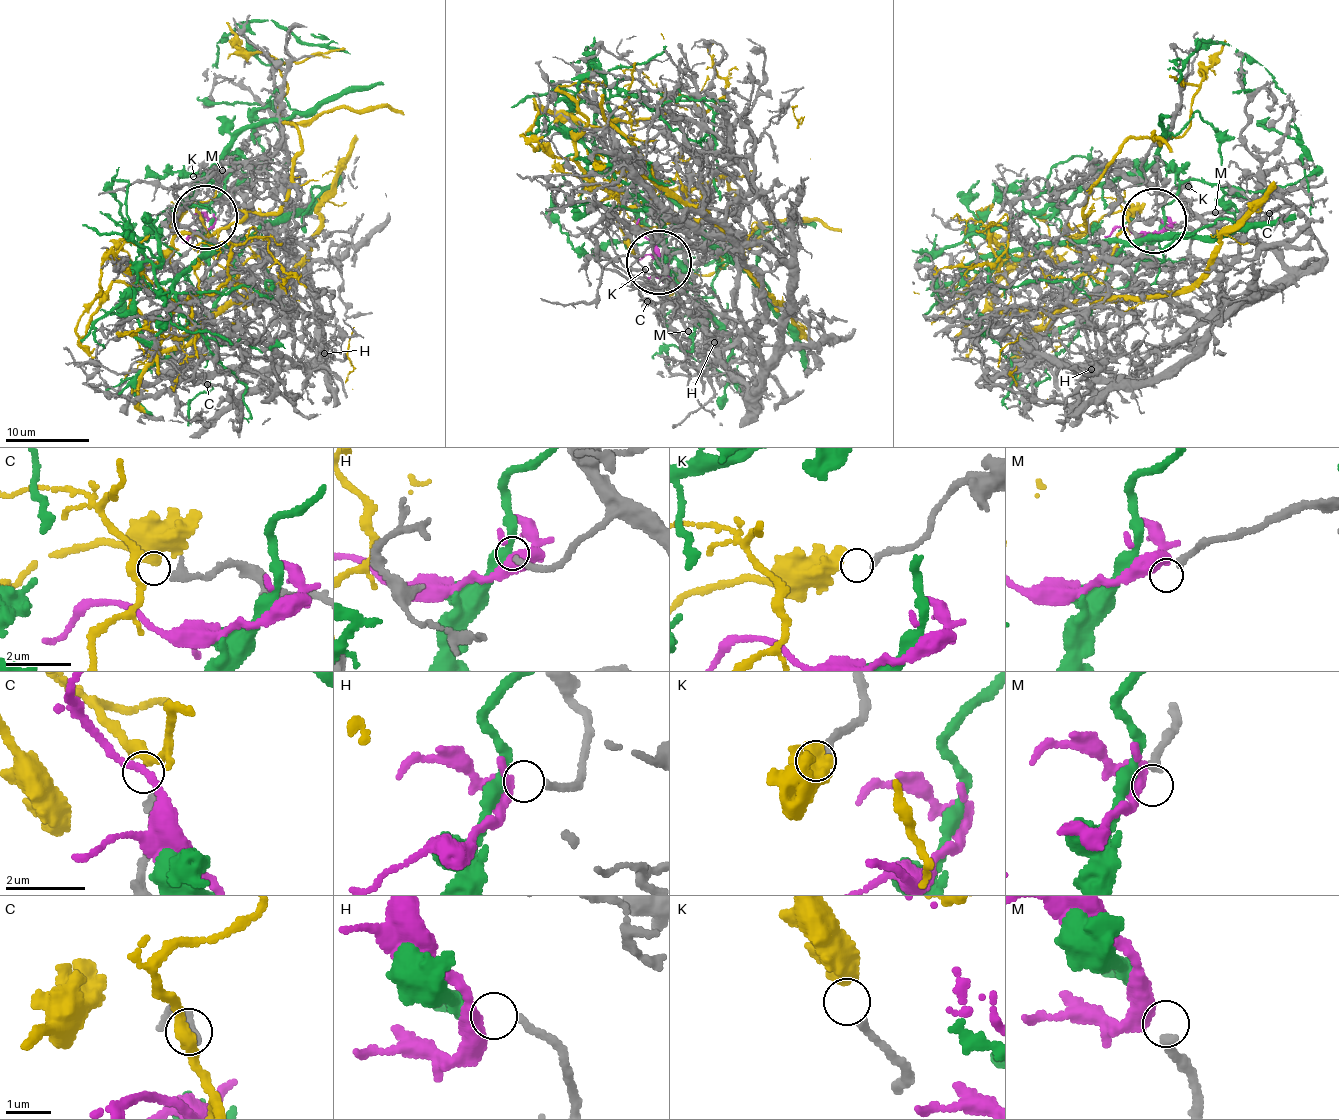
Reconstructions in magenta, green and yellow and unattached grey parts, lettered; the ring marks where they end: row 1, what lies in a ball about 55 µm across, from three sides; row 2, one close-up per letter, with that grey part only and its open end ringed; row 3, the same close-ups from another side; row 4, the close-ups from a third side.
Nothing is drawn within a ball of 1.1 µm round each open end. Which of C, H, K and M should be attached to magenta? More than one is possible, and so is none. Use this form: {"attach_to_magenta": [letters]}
{"attach_to_magenta": ["H"]}

